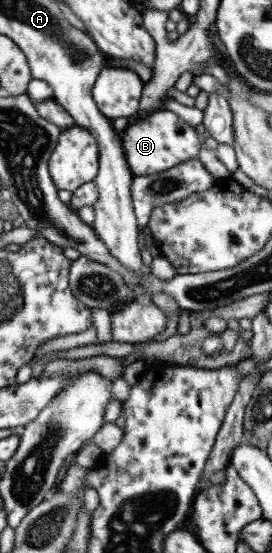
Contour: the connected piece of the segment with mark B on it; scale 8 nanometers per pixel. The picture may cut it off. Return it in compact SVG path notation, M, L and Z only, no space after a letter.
M161 108L144 114L141 118L130 119L119 138L131 174L147 176L160 173L180 162L197 157L199 138L203 136L197 134L195 129L173 112Z

